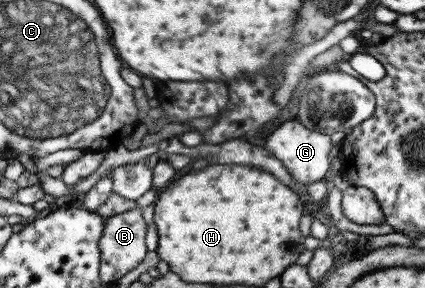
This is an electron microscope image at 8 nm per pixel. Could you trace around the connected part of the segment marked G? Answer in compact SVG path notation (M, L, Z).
M290 120L280 124L264 142L264 150L280 160L290 172L291 177L299 183L308 184L324 179L324 174L328 170L328 150L334 150L335 146L330 143L330 137L321 132L312 132L300 122Z

